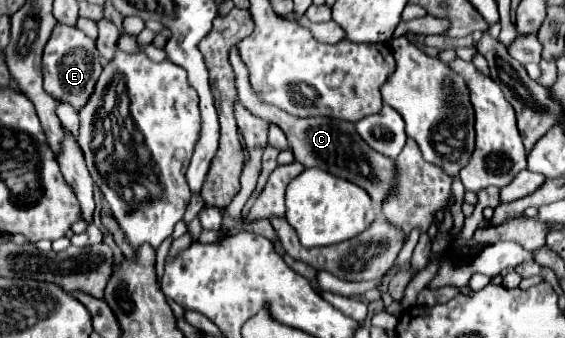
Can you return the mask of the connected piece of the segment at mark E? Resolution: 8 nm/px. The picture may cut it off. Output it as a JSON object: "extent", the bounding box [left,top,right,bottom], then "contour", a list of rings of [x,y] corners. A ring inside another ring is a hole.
{"extent":[42,23,102,111],"contour":[[[58,23],[52,31],[50,41],[44,47],[42,73],[44,73],[46,93],[50,93],[56,101],[64,101],[72,105],[74,111],[80,111],[88,103],[90,95],[94,93],[96,81],[102,73],[102,63],[96,43],[90,37],[86,37],[78,27]]]}

